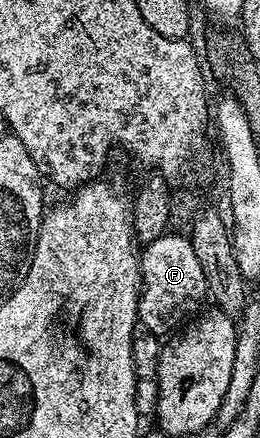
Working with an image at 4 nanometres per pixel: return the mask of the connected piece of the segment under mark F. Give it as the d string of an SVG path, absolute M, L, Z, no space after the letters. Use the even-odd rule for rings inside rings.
M173 231L143 246L140 283L138 321L147 332L157 335L168 335L179 330L185 322L195 318L205 308L204 301L206 305L209 300L206 275L202 272L202 263L198 263L198 255L194 255L191 240L187 236L179 237Z

